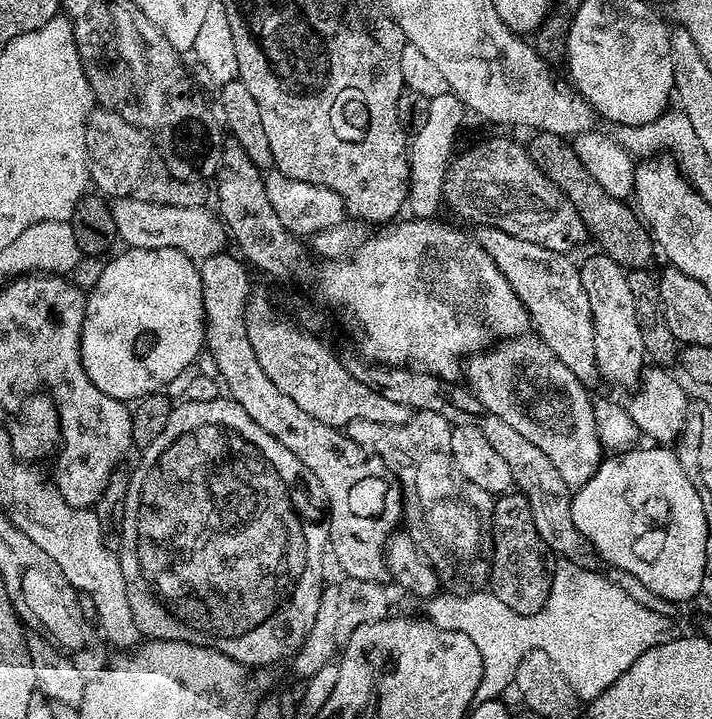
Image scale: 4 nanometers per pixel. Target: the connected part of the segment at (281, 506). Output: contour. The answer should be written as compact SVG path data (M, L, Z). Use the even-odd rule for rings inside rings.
M221 398L210 402L194 402L193 400L185 399L183 403L177 403L173 407L170 414L170 422L166 422L166 430L162 430L162 434L158 434L158 438L154 438L154 442L150 442L148 447L139 453L140 461L137 462L136 469L134 467L131 469L128 477L128 493L124 499L124 517L118 526L118 532L120 532L118 555L122 566L122 578L126 578L126 594L130 594L130 614L134 614L137 633L148 640L177 640L187 644L197 644L203 648L213 648L230 658L234 658L239 664L247 664L249 668L273 666L272 664L278 663L283 656L290 655L289 657L291 657L293 653L304 645L304 640L310 634L310 626L314 626L314 618L318 618L318 606L326 587L326 581L324 581L324 552L326 556L330 548L328 538L328 522L330 519L328 497L324 495L322 482L318 482L318 478L311 470L295 454L290 450L286 450L286 446L282 446L282 442L278 442L278 438L266 434L266 430L262 430L262 426L258 426L258 422L254 422L254 418L250 418L250 414L246 414L246 410L242 410L242 406L236 403L235 400Z

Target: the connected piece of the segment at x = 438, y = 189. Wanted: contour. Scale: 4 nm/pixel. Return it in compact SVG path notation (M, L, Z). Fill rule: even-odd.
M451 92L431 96L430 102L430 117L422 128L415 131L410 142L412 168L407 207L416 218L433 218L437 215L436 210L443 203L445 174L455 153L454 144L470 114L461 98Z

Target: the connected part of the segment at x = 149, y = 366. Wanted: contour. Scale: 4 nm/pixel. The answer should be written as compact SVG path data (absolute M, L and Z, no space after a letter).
M125 247L104 269L92 292L84 301L84 321L80 327L81 360L86 374L115 400L139 401L141 396L159 392L176 380L196 360L206 341L202 335L204 286L197 261L173 248Z

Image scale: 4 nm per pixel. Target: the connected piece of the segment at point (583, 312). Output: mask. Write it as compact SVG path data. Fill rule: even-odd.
M481 227L478 241L485 248L486 254L494 260L498 270L508 279L531 315L531 323L541 340L547 344L578 344L578 318L588 320L592 317L590 297L582 286L582 278L577 261L571 260L568 252L555 252L546 246L538 246L534 242L526 242L522 238L514 238L497 228Z

